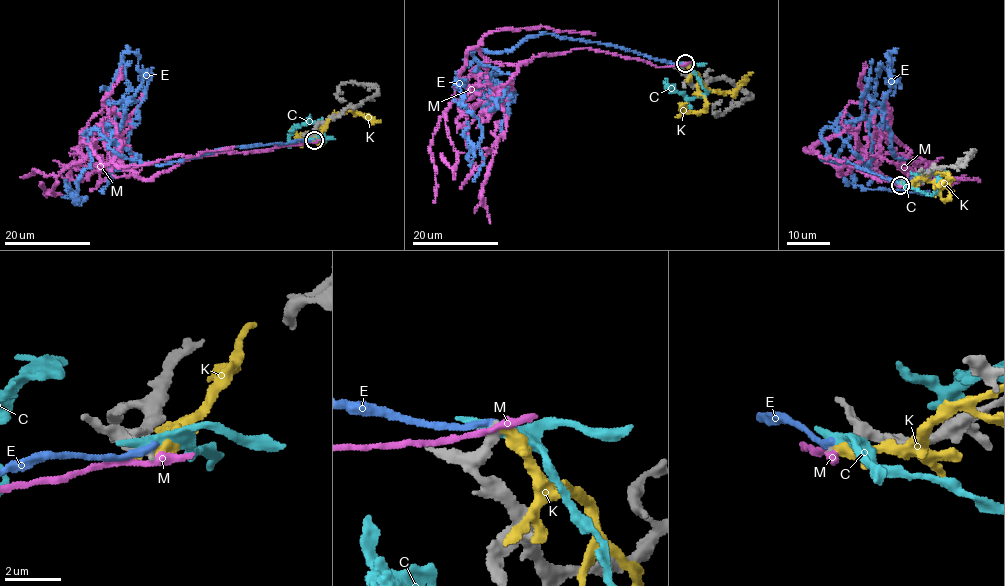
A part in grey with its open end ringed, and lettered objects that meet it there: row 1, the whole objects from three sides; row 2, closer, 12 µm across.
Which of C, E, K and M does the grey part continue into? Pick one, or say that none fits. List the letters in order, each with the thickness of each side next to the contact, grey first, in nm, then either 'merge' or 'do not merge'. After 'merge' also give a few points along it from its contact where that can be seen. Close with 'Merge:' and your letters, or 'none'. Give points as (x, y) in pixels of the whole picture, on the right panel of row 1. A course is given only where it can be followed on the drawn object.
C: 400/320 nm | do not merge
E: 320/280 nm | do not merge
K: 340/420 nm | do not merge
M: 320/260 nm | do not merge
Merge: none

